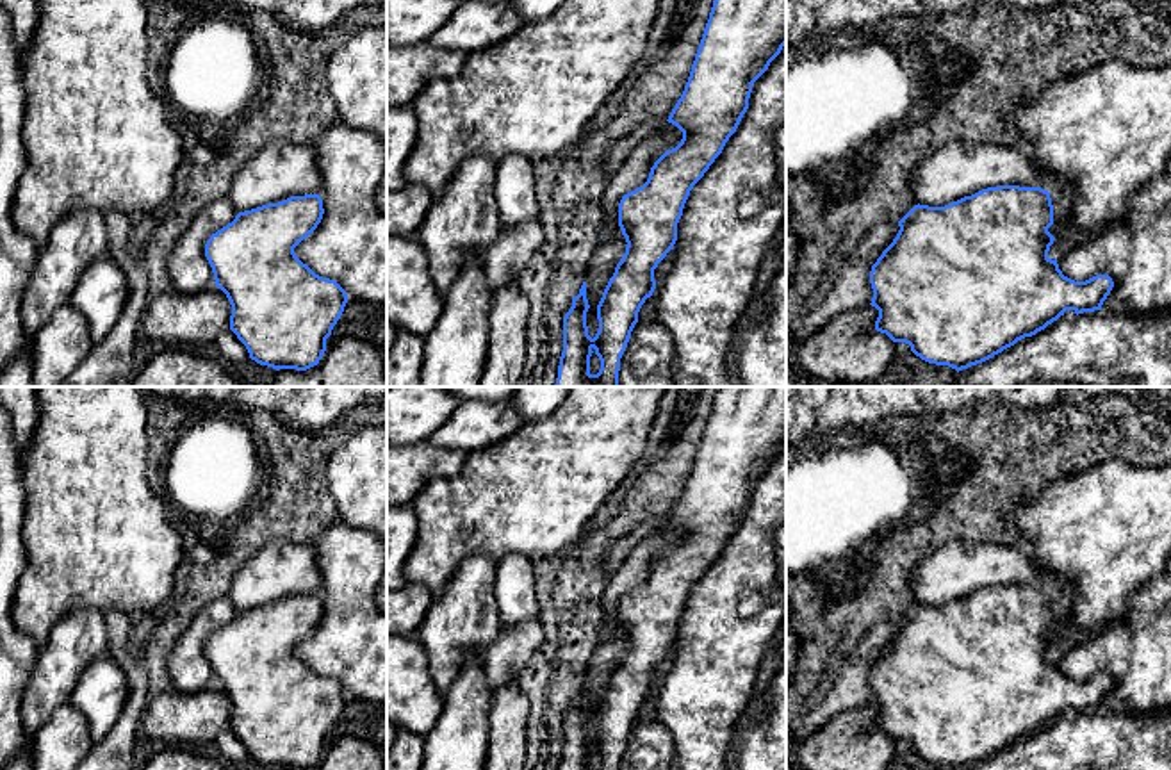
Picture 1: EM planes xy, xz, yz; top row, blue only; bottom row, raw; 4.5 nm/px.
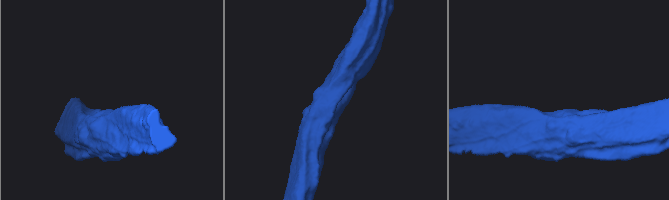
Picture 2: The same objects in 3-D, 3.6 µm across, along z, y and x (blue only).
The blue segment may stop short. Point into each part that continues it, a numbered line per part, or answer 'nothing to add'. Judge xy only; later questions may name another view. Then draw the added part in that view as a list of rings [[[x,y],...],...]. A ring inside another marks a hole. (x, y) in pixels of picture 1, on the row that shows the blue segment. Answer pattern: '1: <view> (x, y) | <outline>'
1: xy (278, 170) | [[[274,139],[235,171],[226,198],[244,212],[291,196],[319,194],[321,187],[312,144]]]

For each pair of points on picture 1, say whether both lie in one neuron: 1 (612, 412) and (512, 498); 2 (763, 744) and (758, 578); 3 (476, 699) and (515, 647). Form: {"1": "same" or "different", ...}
{"1": "same", "2": "different", "3": "different"}

